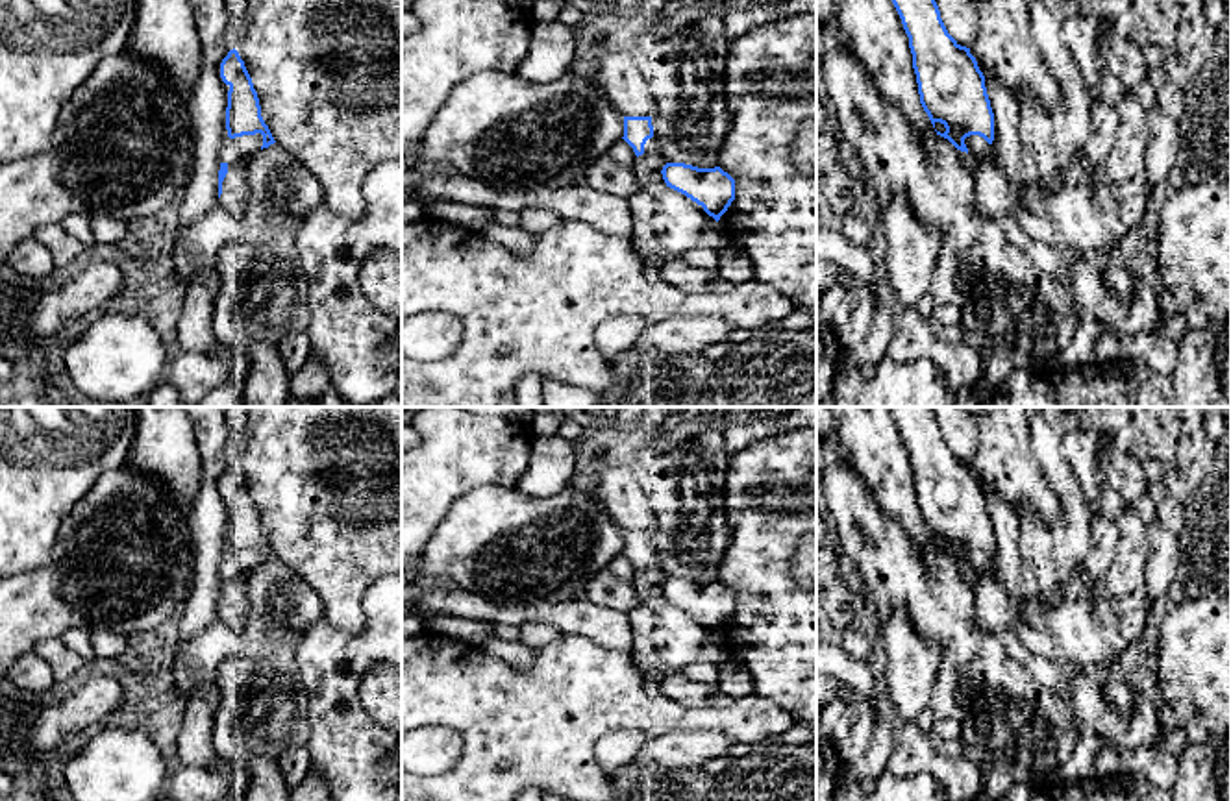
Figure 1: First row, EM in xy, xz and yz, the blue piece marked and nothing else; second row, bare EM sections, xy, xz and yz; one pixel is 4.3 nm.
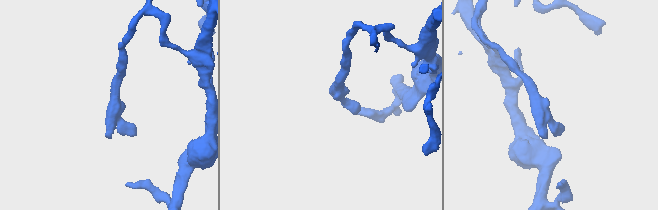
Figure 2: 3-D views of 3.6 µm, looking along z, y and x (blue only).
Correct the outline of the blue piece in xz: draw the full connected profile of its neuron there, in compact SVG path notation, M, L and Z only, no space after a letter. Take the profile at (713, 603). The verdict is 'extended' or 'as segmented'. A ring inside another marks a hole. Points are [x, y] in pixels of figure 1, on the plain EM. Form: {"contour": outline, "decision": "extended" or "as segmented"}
{"contour": "M624 531L622 553L633 562L640 579L661 586L666 601L702 620L716 636L735 614L735 594L720 581L698 583L666 575L657 562L652 531Z", "decision": "extended"}

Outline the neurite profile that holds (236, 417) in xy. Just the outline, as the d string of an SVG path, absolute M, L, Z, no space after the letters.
M226 407L228 438L220 455L215 461L202 462L202 472L200 472L202 483L220 481L228 466L235 462L241 451L239 435L244 429L246 416L248 416L248 407Z

